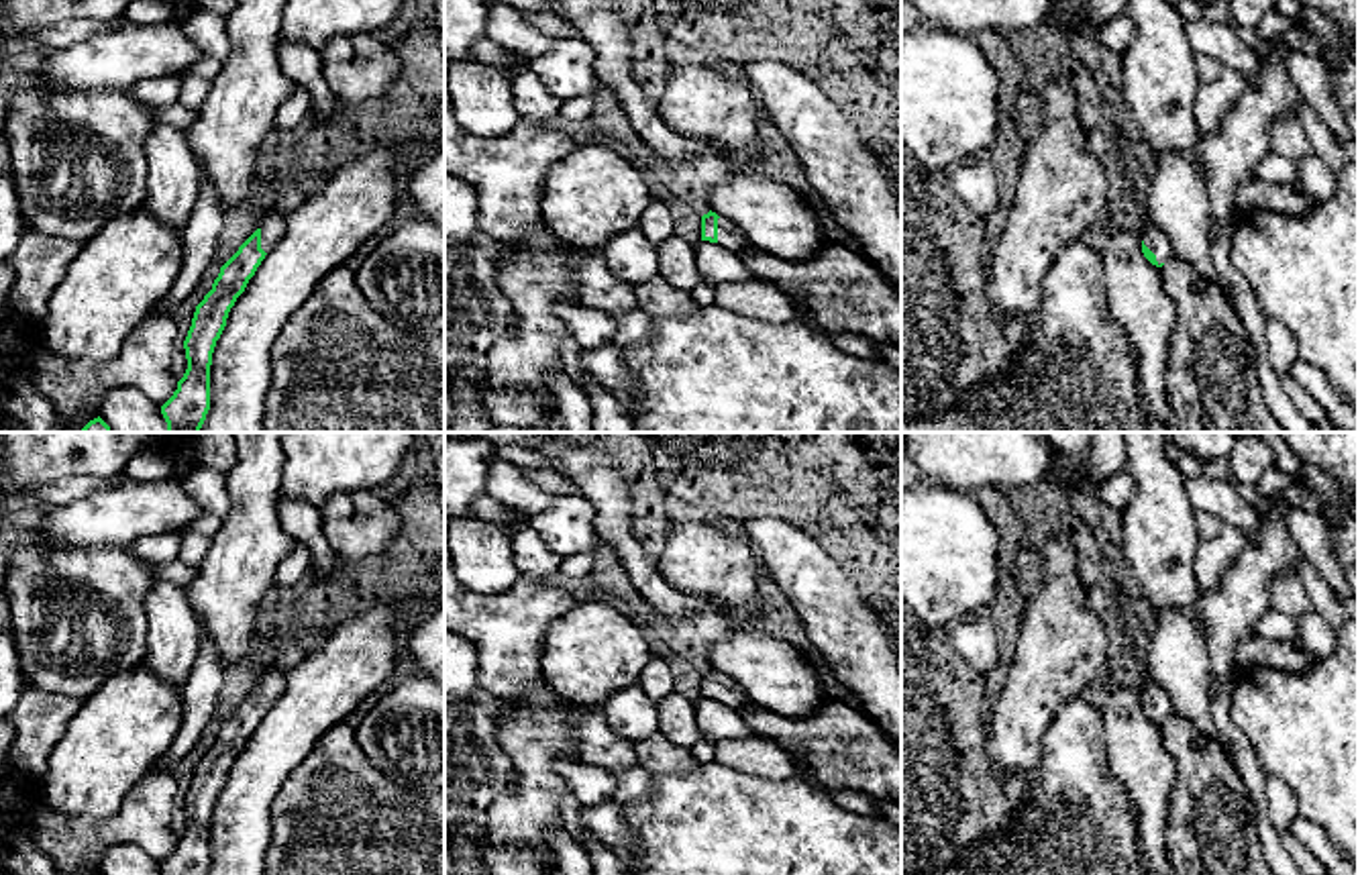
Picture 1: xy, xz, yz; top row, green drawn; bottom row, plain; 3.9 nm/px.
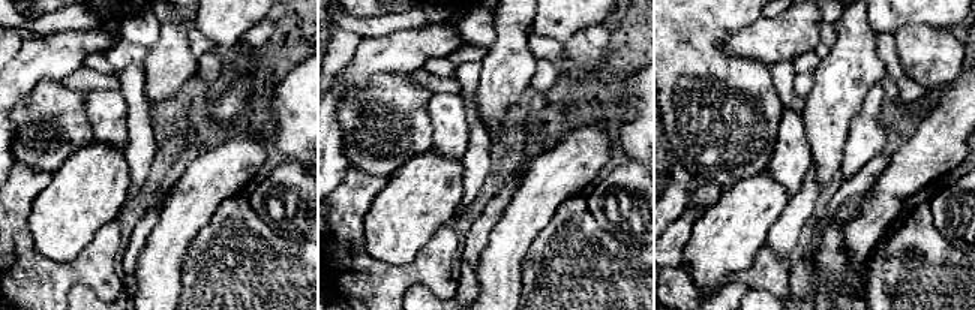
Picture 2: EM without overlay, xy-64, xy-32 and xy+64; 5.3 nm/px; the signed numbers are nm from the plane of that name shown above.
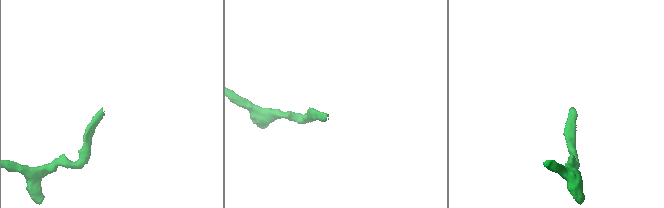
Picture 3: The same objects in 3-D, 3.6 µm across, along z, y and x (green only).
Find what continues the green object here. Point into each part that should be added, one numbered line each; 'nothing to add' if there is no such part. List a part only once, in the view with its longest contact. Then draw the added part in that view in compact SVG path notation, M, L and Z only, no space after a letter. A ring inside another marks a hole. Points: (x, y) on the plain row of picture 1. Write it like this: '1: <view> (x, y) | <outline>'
1: yz (1155, 696) | M1146 675L1142 679L1140 693L1142 693L1144 702L1156 712L1158 722L1166 720L1170 714L1174 714L1174 706L1172 706L1168 693L1150 675Z

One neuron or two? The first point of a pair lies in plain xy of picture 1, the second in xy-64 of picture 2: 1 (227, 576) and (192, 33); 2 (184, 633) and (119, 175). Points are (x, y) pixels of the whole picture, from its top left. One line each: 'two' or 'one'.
1: two
2: two

